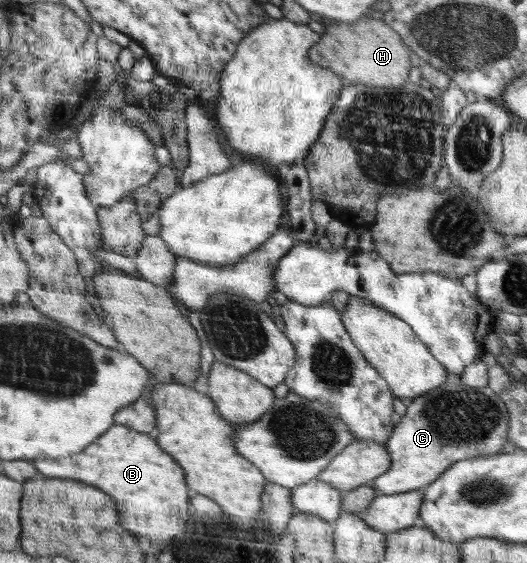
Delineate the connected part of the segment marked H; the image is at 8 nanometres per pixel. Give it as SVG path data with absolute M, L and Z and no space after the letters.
M373 18L357 19L352 23L332 23L328 25L328 29L322 33L322 41L316 43L309 51L309 58L322 67L330 67L330 71L338 71L338 75L342 75L344 79L348 79L348 83L364 83L364 85L376 85L380 87L400 87L408 81L408 73L410 73L410 53L406 51L406 43L400 41L398 32L394 31L389 24L382 20Z

